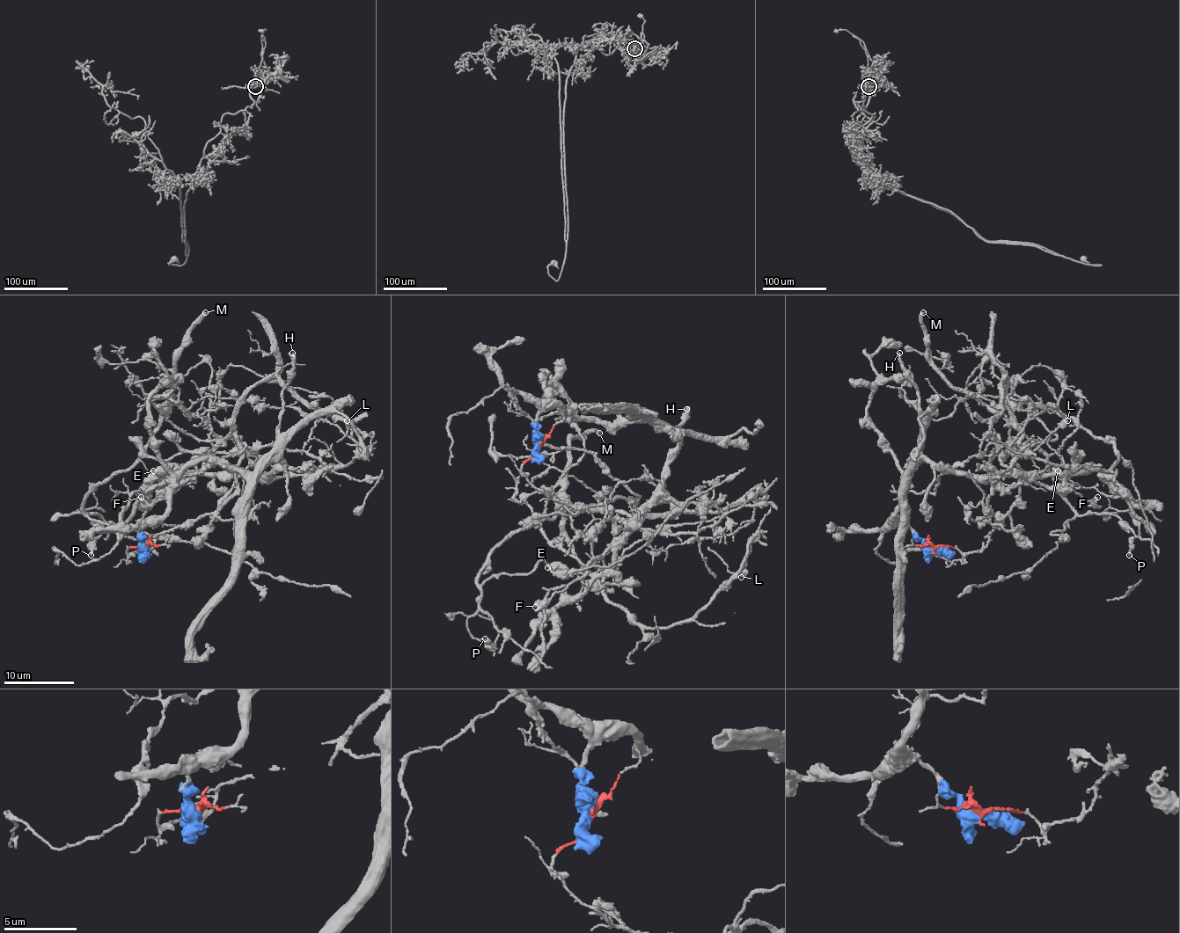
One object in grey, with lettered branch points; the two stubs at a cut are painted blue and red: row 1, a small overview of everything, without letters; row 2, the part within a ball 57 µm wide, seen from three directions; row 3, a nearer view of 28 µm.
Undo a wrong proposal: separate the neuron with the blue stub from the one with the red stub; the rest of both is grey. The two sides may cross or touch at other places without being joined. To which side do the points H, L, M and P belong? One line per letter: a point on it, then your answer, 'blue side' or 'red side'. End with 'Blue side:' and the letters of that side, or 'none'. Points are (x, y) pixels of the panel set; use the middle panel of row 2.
H: (686, 409) | blue side
L: (741, 577) | red side
M: (599, 433) | red side
P: (485, 638) | red side
Blue side: H

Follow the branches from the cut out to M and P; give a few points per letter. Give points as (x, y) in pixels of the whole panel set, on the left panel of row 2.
M: (144, 548), (127, 551), (213, 514), (236, 490), (239, 442), (186, 435), (167, 418), (174, 361), (206, 312)
P: (144, 548), (127, 551), (236, 490), (239, 442), (167, 404), (73, 513), (102, 528), (91, 555)

